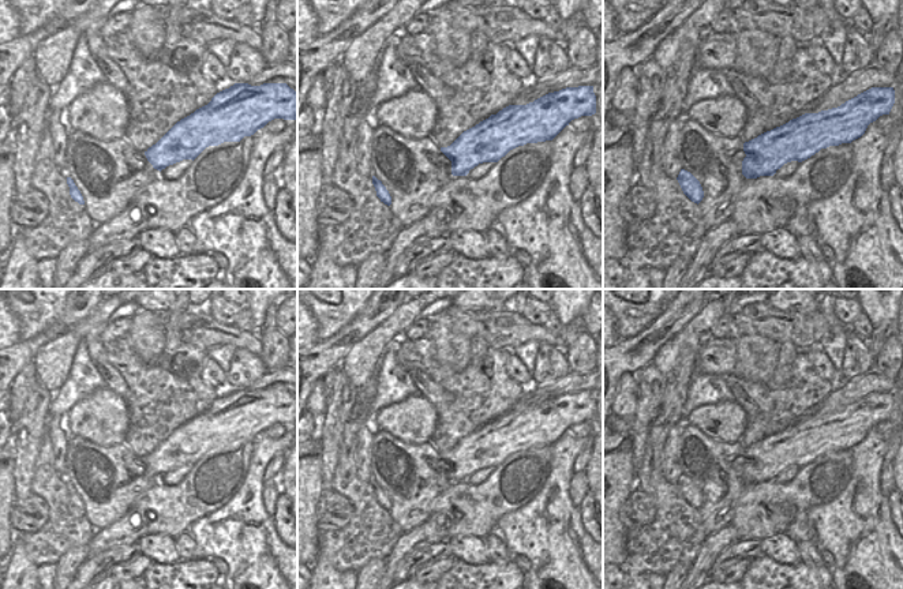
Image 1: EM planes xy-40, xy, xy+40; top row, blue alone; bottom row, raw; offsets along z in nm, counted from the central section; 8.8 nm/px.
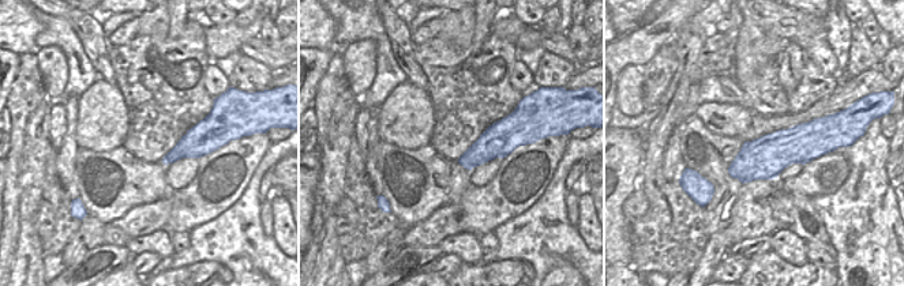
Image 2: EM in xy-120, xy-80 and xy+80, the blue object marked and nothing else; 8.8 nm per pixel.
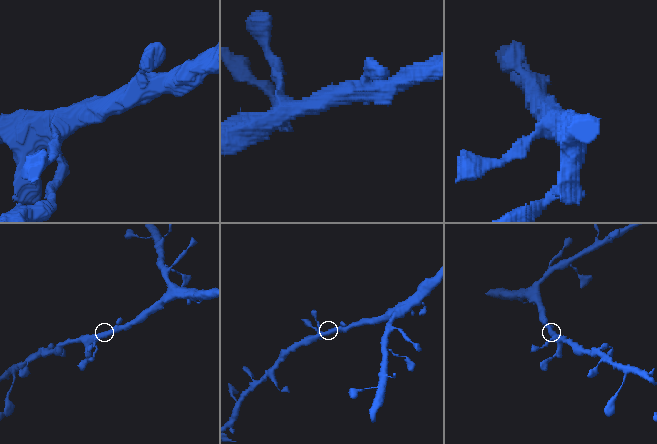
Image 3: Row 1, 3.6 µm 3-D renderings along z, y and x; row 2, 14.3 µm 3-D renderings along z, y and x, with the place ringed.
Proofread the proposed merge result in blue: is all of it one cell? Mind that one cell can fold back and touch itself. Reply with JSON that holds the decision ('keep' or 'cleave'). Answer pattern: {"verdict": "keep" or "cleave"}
{"verdict": "keep"}

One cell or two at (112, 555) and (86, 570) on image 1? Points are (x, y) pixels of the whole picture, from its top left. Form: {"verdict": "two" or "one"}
{"verdict": "one"}

